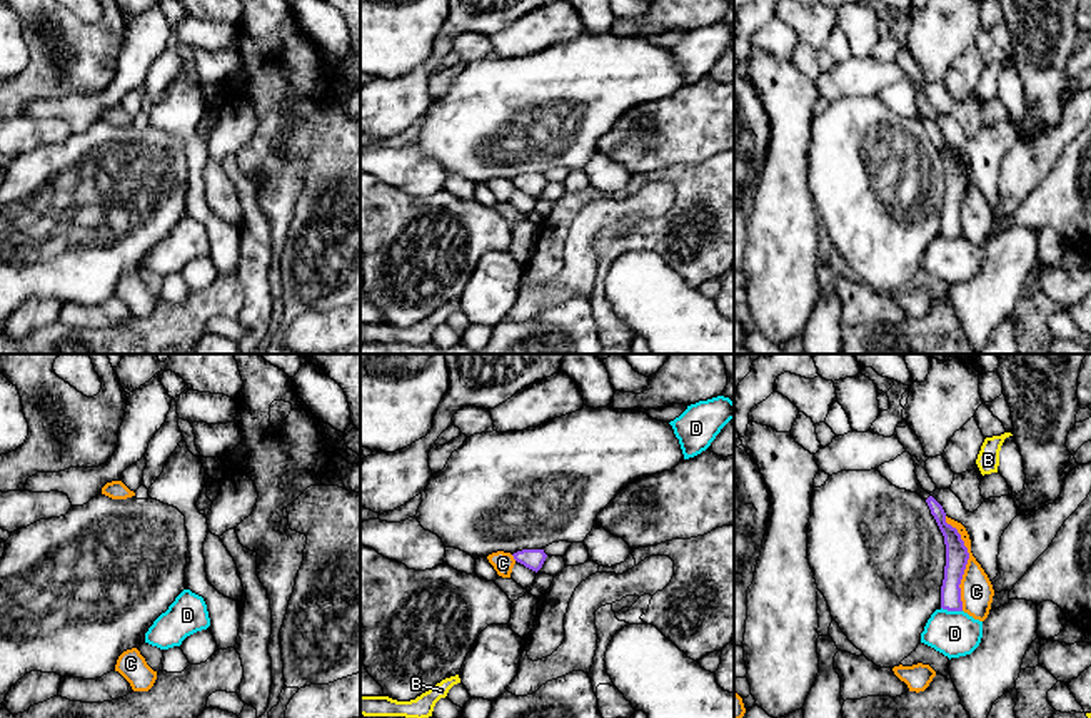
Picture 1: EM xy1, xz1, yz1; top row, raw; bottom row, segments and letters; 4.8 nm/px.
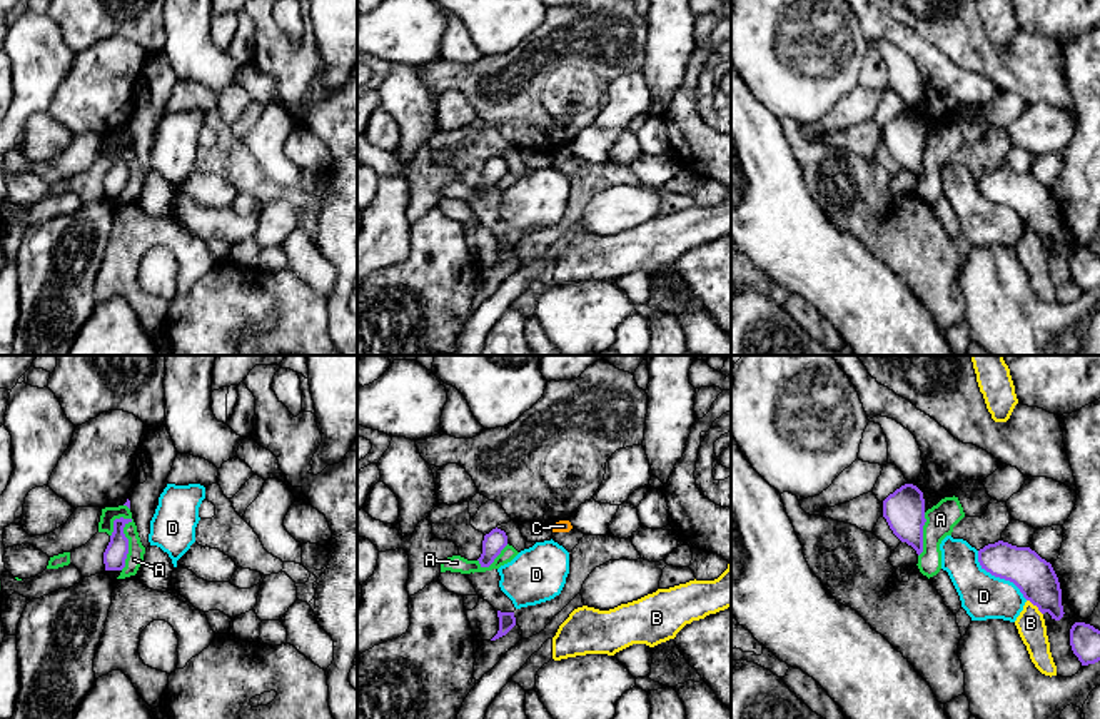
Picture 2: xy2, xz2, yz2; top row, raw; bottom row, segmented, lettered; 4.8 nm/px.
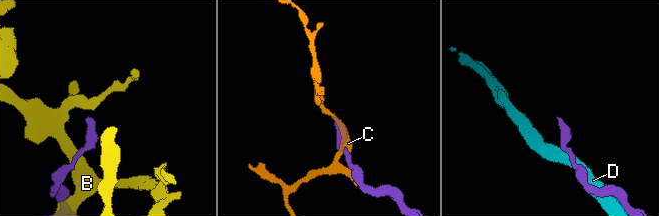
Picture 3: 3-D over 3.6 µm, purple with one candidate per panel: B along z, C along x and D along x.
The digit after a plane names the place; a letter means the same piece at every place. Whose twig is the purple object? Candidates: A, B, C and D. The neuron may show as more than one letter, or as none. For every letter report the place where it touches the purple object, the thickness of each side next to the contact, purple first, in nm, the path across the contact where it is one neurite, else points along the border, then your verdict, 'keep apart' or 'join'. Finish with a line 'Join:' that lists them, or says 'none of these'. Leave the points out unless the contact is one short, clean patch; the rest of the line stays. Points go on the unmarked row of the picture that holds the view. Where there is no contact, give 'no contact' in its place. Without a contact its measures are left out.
A: meets purple in xy2 at (127, 169); 110 nm thick on the purple side, 80 nm on the other; border along xy2 (122, 142), (129, 149), (124, 154), (127, 184), (121, 196); keep apart
B: meets purple in yz2 at (1035, 231); 190 nm thick on the purple side, 140 nm on the other; border along yz2 (1027, 226), (1042, 241); keep apart
C: meets purple in yz1 at (966, 189); 110 nm thick on the purple side, 160 nm on the other; keep apart
D: meets purple in yz2 at (999, 202); 190 nm thick on the purple side, 220 nm on the other; keep apart
Join: none of these

